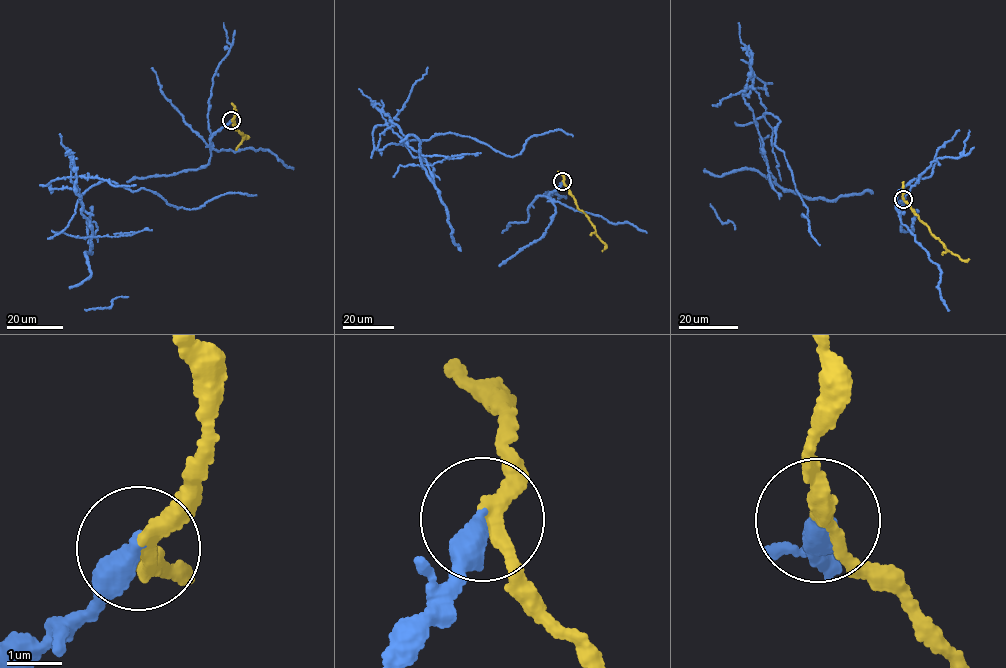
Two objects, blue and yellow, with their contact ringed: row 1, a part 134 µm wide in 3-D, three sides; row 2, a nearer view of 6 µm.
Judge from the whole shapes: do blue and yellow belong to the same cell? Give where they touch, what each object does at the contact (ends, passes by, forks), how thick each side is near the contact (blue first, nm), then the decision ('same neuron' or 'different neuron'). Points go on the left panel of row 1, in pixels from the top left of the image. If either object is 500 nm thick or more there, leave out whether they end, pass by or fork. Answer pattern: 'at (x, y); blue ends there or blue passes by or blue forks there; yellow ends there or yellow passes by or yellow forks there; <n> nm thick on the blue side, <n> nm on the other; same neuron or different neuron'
at (231, 120); blue ends there; yellow passes by; 420 nm thick on the blue side, 240 nm on the other; different neuron

